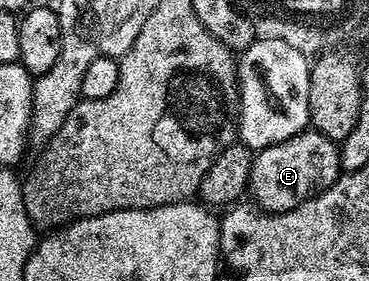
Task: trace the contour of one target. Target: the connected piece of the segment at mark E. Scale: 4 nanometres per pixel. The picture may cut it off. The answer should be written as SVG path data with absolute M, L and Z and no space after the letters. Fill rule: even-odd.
M307 130L261 149L250 171L249 195L264 212L287 212L337 182L342 166L340 148L324 134Z

